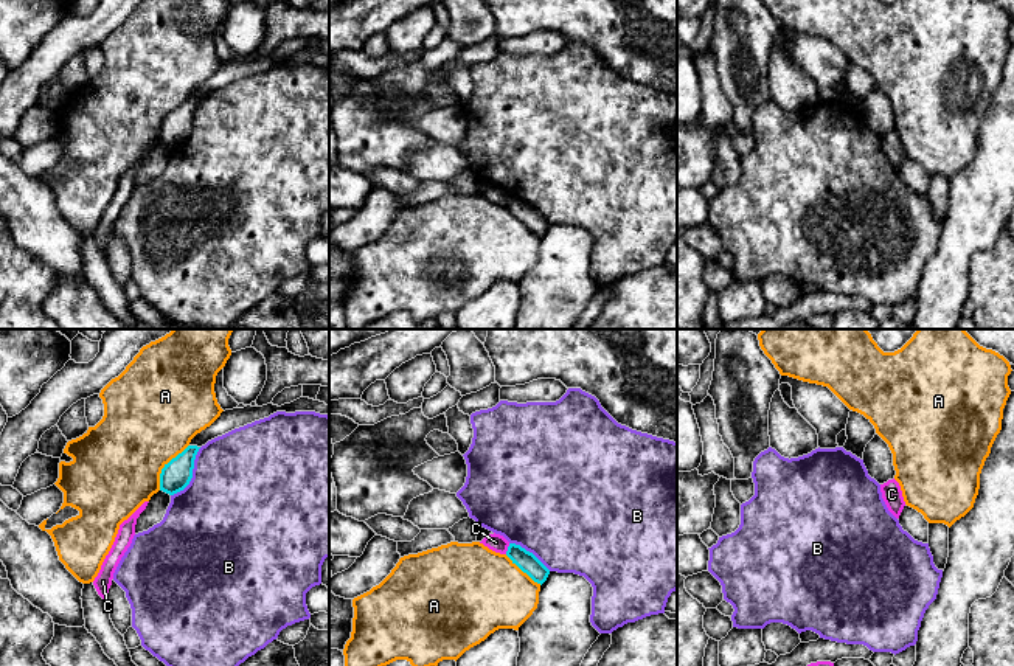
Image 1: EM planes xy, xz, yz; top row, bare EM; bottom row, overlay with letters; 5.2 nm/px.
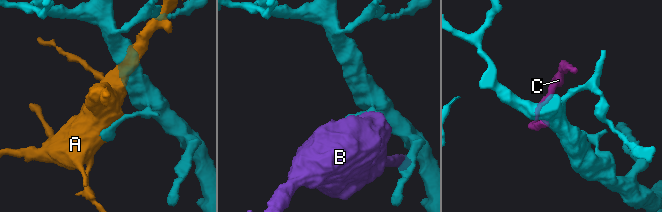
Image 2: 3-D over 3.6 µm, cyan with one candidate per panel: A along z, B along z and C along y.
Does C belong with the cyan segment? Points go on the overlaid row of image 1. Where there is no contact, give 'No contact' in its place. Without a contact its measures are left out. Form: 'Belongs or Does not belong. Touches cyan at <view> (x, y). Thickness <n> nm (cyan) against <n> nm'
Does not belong. Touches cyan at xz (508, 548). Thickness 100 nm (cyan) against 90 nm

